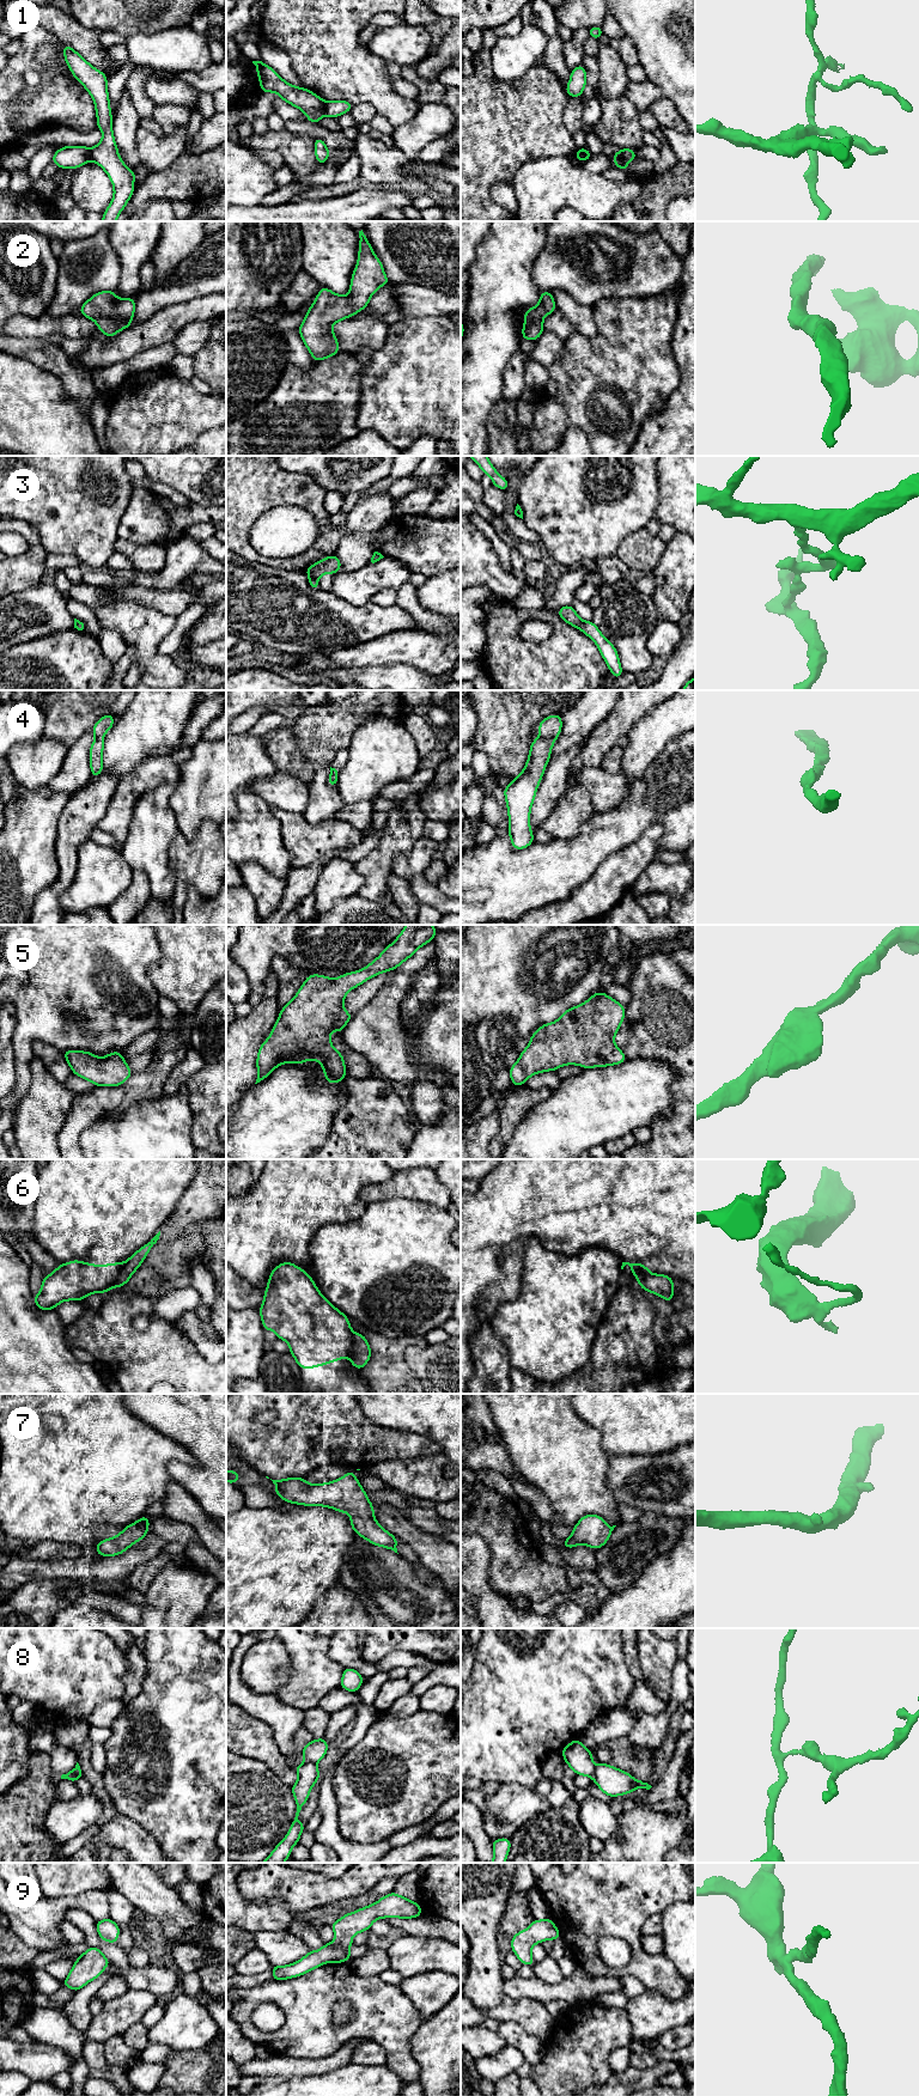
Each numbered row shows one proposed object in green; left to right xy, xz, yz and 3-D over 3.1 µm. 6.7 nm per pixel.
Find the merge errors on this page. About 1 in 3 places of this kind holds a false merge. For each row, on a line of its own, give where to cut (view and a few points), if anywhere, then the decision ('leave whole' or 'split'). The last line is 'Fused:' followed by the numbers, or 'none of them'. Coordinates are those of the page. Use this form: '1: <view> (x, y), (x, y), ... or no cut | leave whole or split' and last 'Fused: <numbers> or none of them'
1: xz (324, 102), (326, 114) | split
2: no cut | leave whole
3: xz (309, 577), (317, 578) | split
4: no cut | leave whole
5: no cut | leave whole
6: xz (353, 1333), (353, 1344), (346, 1357) | split
7: no cut | leave whole
8: xz (305, 1760), (315, 1764) | split
9: no cut | leave whole
Fused: 1, 3, 6, 8

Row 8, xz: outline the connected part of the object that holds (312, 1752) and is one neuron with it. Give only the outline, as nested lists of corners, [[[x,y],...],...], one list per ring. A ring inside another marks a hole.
[[[325,1736],[321,1739],[312,1739],[306,1743],[303,1748],[303,1757],[305,1761],[317,1763],[322,1757],[325,1756],[329,1747],[325,1741]]]

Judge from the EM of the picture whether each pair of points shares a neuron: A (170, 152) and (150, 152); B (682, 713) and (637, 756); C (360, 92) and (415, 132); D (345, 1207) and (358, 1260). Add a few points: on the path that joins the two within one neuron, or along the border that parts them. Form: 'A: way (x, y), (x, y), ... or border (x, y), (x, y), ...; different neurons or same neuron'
A: way (165, 152), (154, 152); same neuron
B: way (671, 721), (647, 745); same neuron
C: border (420, 105), (417, 115), (411, 121), (395, 127); different neurons
D: border (366, 1205), (357, 1218), (321, 1228); different neurons

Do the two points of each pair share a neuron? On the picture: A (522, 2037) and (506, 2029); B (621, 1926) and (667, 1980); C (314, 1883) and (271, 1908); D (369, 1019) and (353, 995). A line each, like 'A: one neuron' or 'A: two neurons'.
A: one neuron
B: one neuron
C: two neurons
D: two neurons

